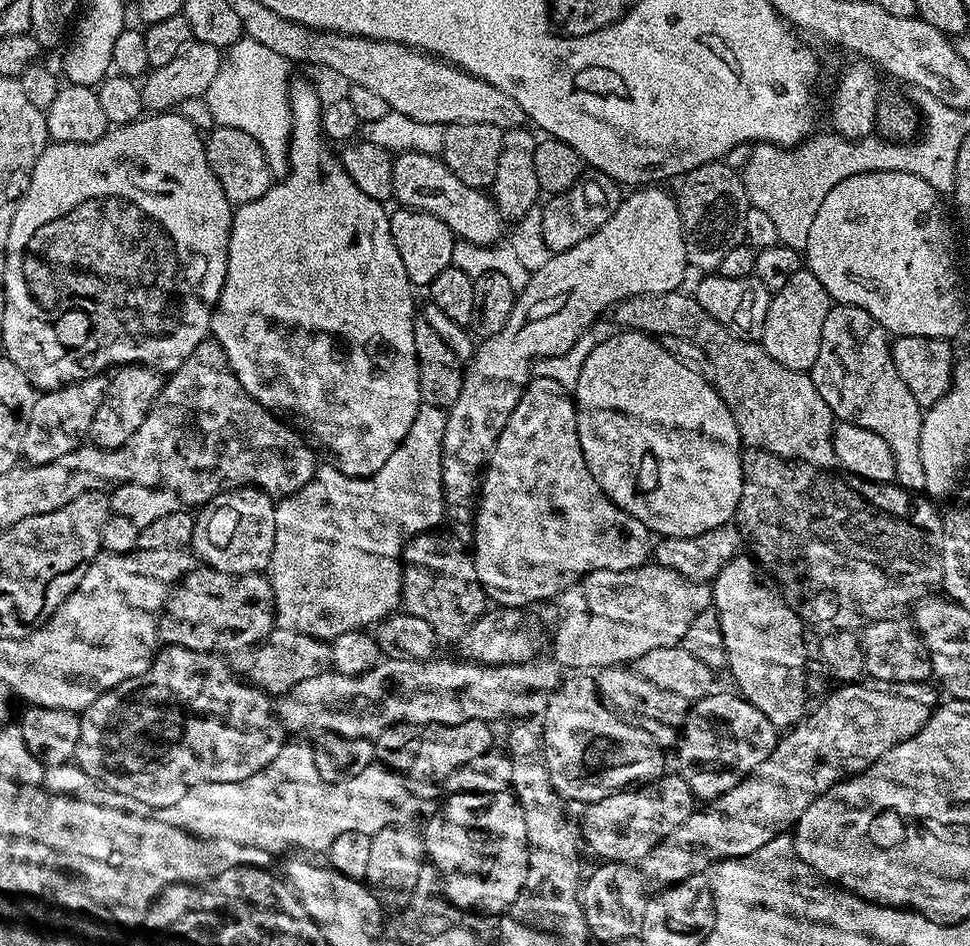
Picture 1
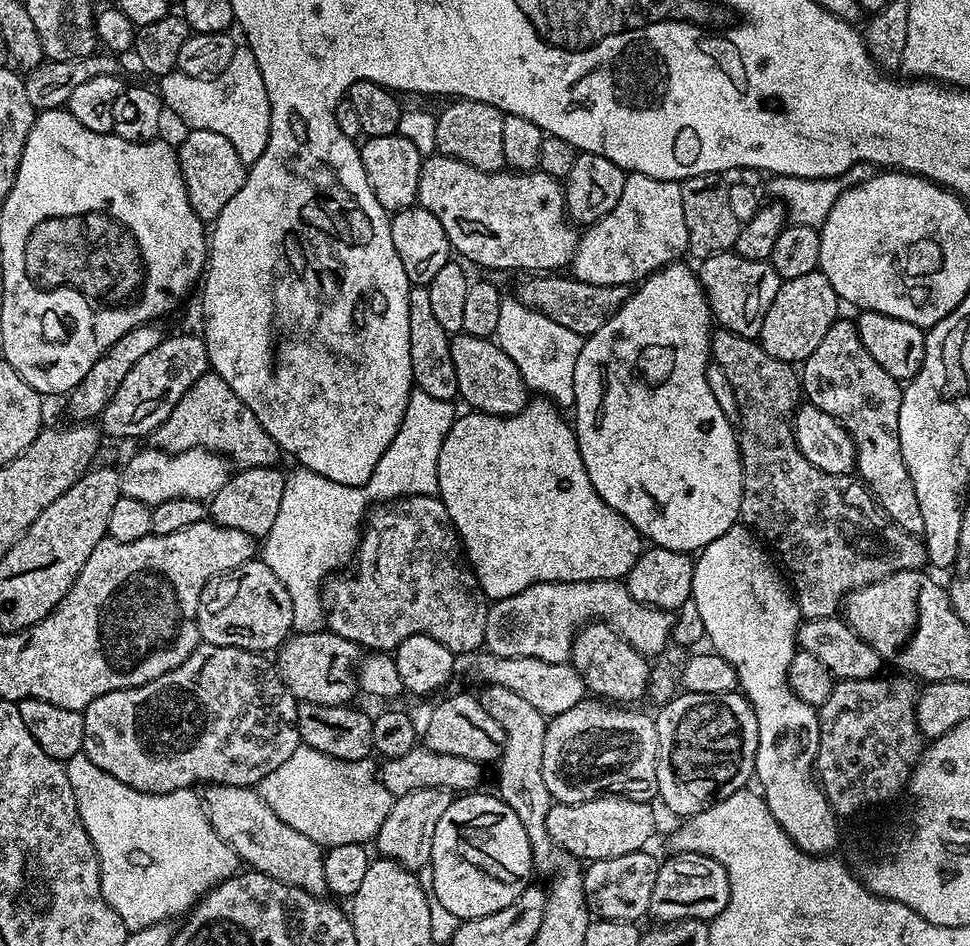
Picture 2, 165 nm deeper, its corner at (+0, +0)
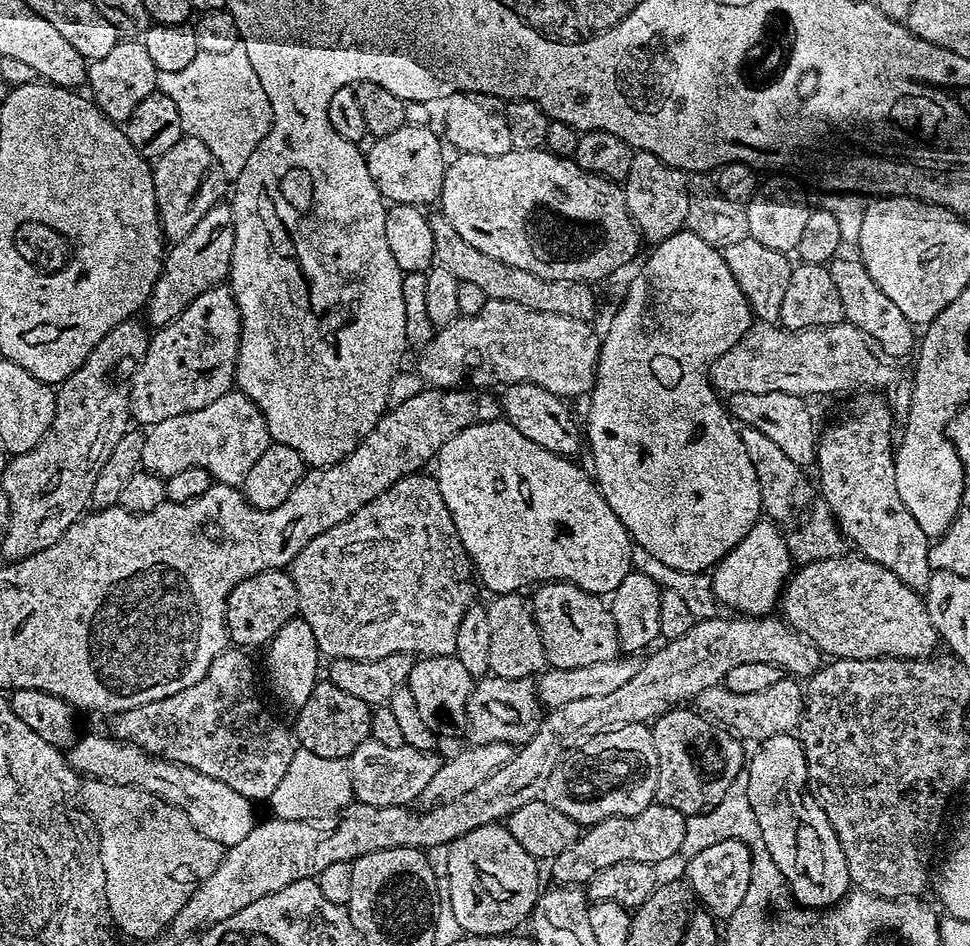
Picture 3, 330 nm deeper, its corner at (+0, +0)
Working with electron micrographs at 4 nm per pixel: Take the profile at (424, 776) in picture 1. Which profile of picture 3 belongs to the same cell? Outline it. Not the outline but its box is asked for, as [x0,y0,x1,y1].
[466,674,542,746]

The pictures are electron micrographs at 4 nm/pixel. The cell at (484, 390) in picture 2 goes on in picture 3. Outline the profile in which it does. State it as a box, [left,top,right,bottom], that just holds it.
[498,384,582,458]

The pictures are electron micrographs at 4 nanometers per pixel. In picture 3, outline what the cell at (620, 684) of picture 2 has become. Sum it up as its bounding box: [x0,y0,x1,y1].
[534,582,621,667]

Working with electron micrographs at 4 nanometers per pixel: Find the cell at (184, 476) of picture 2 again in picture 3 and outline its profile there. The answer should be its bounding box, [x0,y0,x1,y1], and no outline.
[140,390,270,486]

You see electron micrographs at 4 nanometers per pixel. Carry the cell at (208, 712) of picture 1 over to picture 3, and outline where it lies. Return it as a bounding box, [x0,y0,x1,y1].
[111,650,294,802]

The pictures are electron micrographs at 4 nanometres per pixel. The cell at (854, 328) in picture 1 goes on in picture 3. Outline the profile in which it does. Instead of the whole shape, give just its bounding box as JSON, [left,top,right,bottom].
[814,390,934,590]

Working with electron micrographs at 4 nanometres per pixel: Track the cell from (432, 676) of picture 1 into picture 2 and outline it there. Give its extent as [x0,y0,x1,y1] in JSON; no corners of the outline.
[475,654,586,718]

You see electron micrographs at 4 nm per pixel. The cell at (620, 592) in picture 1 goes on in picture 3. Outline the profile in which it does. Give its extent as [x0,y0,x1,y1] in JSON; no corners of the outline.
[486,594,544,680]

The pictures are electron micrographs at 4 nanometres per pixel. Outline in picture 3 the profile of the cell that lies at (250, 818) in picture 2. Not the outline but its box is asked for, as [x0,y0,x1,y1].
[66,734,258,846]

